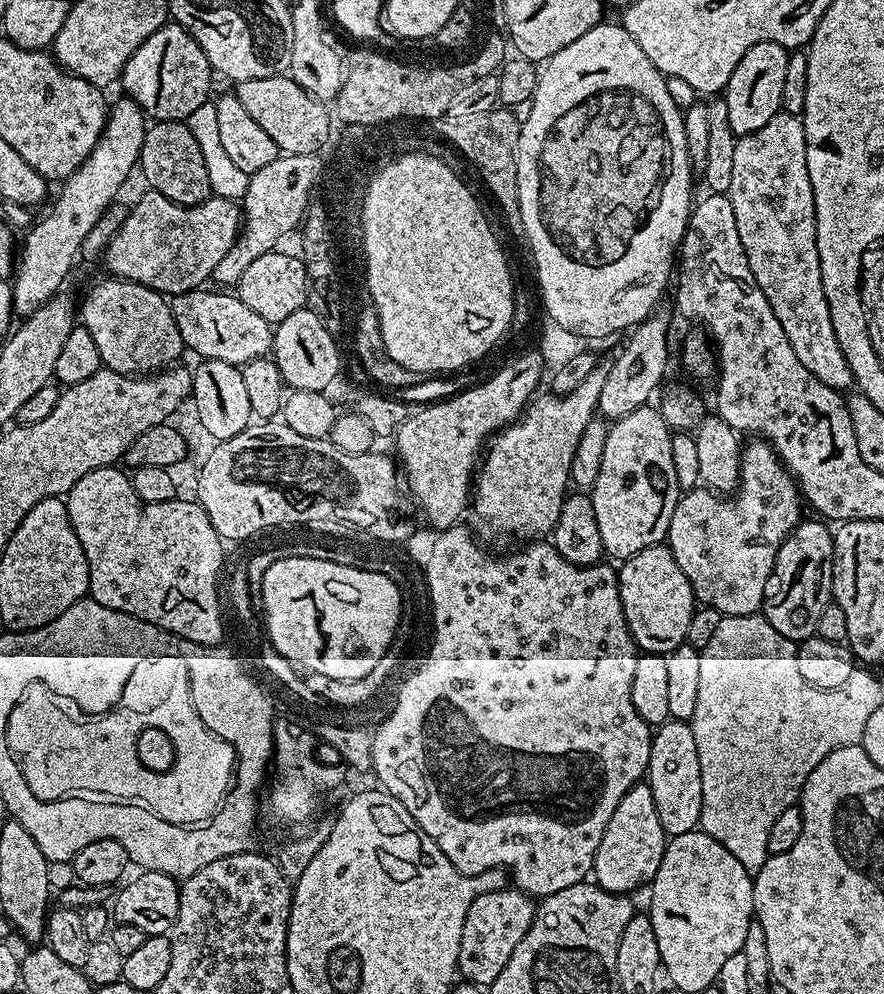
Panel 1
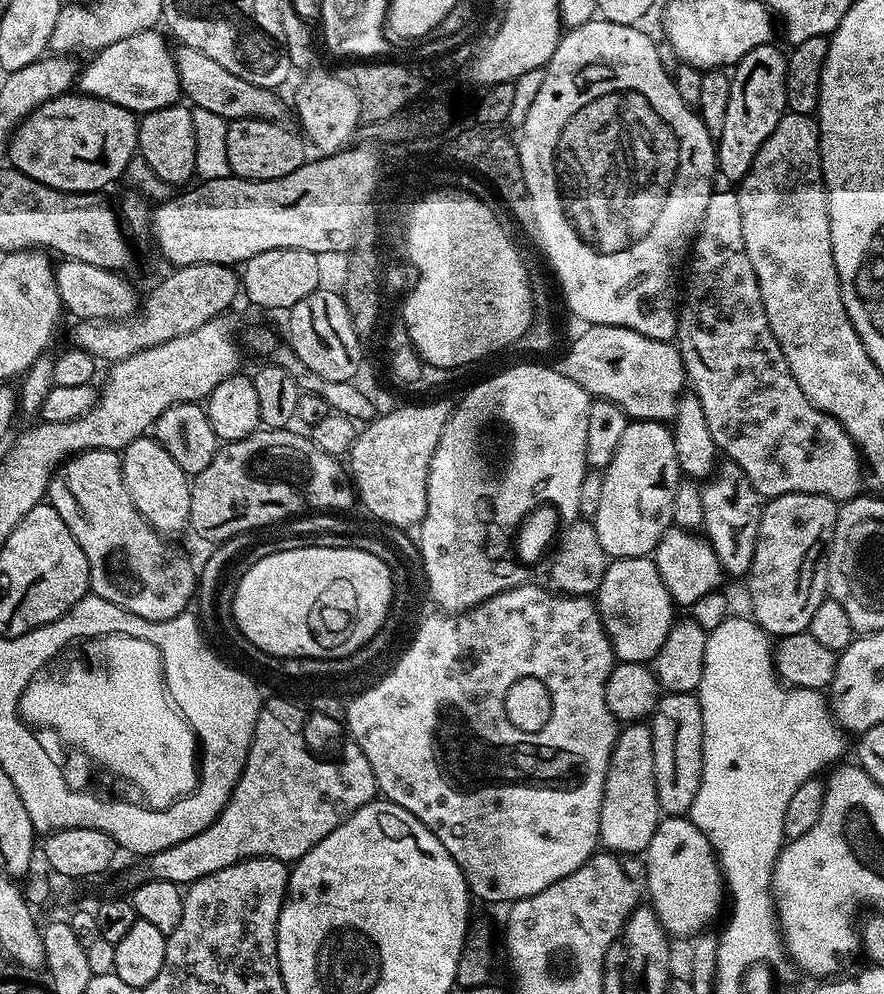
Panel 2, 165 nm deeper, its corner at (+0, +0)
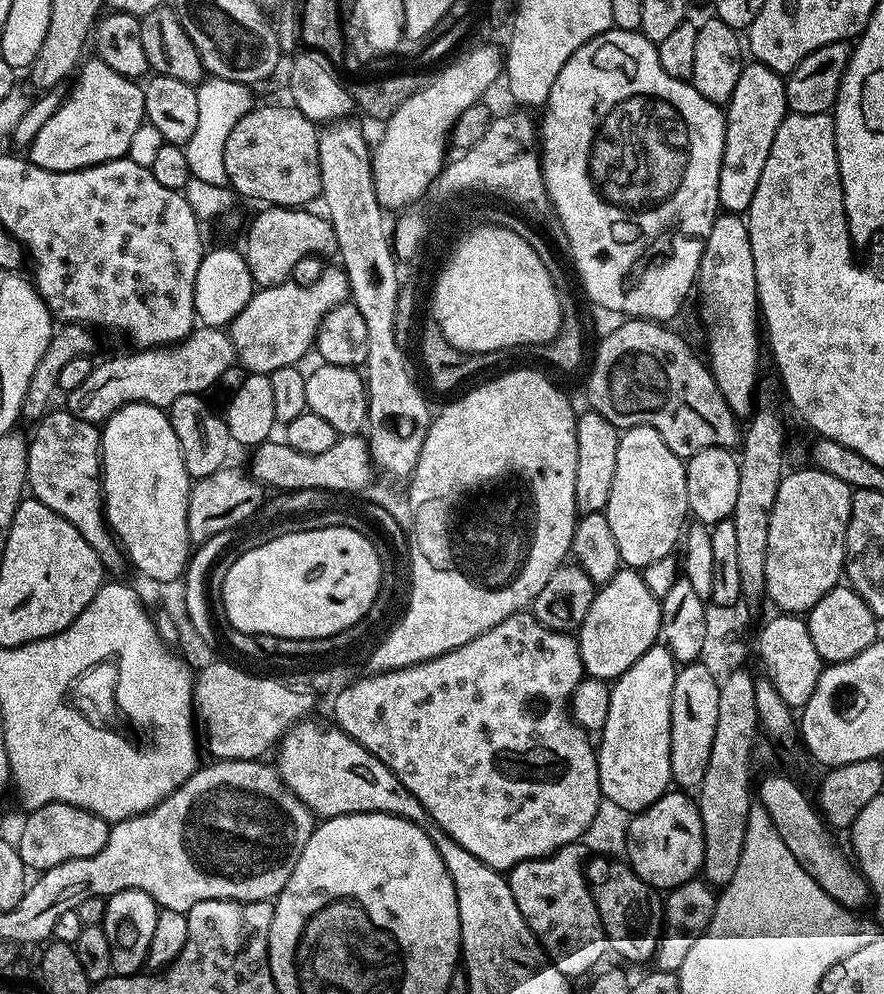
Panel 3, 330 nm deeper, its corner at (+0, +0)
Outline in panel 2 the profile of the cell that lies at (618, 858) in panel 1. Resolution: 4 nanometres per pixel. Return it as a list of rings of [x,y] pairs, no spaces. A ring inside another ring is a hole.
[[[632,722],[619,729],[608,763],[600,811],[600,844],[613,854],[643,853],[650,838],[654,838],[654,830],[661,819],[660,803],[656,797],[652,730],[647,723]]]

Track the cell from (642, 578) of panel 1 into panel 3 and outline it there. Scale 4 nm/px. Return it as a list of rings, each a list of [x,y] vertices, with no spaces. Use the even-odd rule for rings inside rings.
[[[621,570],[599,585],[586,618],[578,629],[580,657],[584,671],[591,679],[614,682],[646,650],[661,639],[660,600],[646,586],[643,575],[636,570]]]

